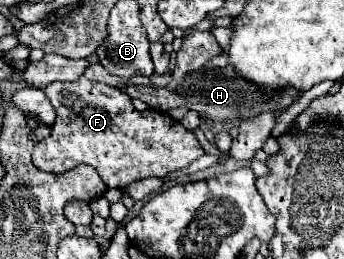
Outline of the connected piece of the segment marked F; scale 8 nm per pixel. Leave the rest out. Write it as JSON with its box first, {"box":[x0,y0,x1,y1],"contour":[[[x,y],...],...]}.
{"box":[33,76,203,188],"contour":[[[81,76],[79,80],[73,82],[53,82],[47,88],[43,88],[43,92],[57,112],[51,134],[43,142],[39,142],[33,150],[33,164],[45,172],[61,174],[77,164],[89,164],[97,170],[97,174],[109,188],[125,188],[127,184],[141,178],[149,178],[149,176],[163,178],[169,172],[189,166],[193,160],[197,160],[203,154],[203,148],[197,142],[195,134],[185,130],[181,122],[153,108],[147,108],[143,112],[135,110],[127,94],[107,84],[99,84]]]}

